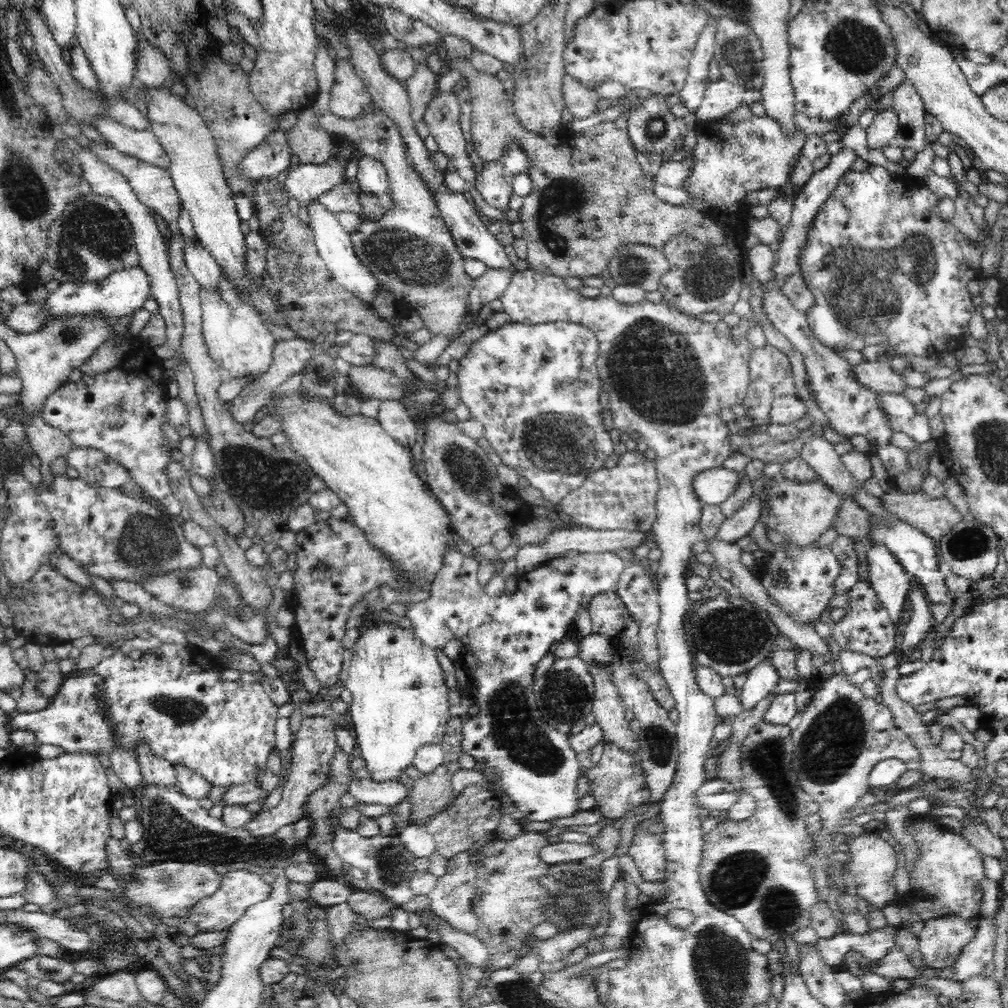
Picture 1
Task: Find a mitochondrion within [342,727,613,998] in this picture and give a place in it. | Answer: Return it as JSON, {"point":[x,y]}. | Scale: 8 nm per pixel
{"point":[565,913]}

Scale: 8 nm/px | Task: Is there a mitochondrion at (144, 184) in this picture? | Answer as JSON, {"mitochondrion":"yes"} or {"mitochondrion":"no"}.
{"mitochondrion":"no"}

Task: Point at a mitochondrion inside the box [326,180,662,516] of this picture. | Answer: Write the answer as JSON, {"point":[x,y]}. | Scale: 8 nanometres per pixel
{"point":[559,443]}

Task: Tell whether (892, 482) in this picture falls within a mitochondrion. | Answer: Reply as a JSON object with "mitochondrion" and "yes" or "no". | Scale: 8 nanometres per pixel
{"mitochondrion":"no"}

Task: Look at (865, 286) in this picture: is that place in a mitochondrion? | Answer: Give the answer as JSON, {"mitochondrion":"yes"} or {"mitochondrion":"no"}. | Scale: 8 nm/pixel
{"mitochondrion":"yes"}

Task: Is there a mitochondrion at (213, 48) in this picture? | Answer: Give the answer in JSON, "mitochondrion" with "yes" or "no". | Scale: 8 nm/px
{"mitochondrion":"no"}

